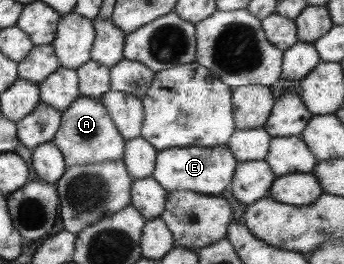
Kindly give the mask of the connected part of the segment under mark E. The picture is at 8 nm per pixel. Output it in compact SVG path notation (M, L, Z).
M227 147L167 148L157 151L151 177L168 192L190 190L203 195L221 196L222 190L232 180L236 163L236 159Z

